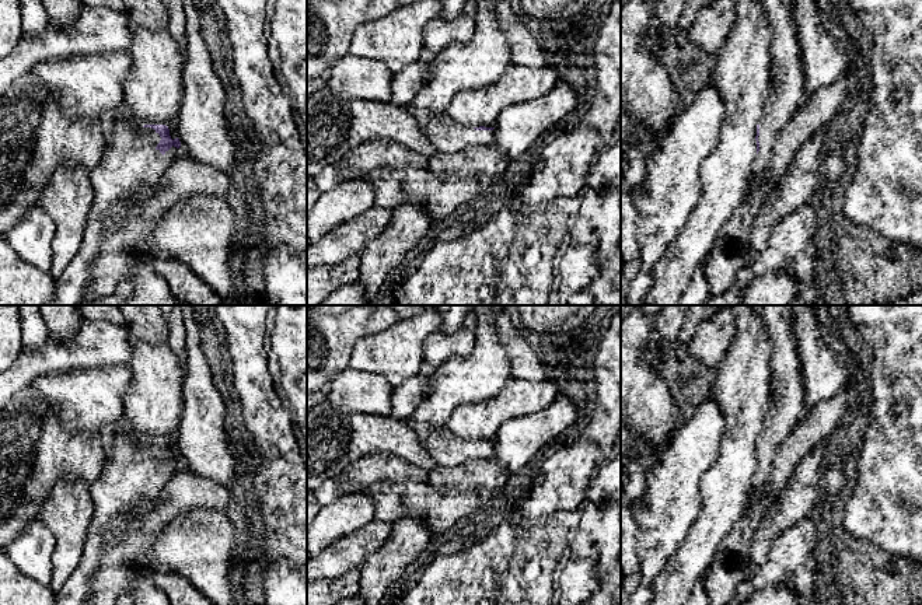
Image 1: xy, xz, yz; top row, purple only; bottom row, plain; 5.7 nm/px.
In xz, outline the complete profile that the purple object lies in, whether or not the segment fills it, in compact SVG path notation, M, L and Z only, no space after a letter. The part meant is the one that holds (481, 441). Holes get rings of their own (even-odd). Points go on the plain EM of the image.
M412 426L418 441L439 466L458 466L469 459L490 459L496 454L495 441L469 441L454 437L444 426Z

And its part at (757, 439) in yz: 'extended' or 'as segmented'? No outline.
extended

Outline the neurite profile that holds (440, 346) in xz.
M471 312L458 332L446 333L443 329L433 333L423 343L425 363L436 370L451 356L469 356L475 347L476 322Z

